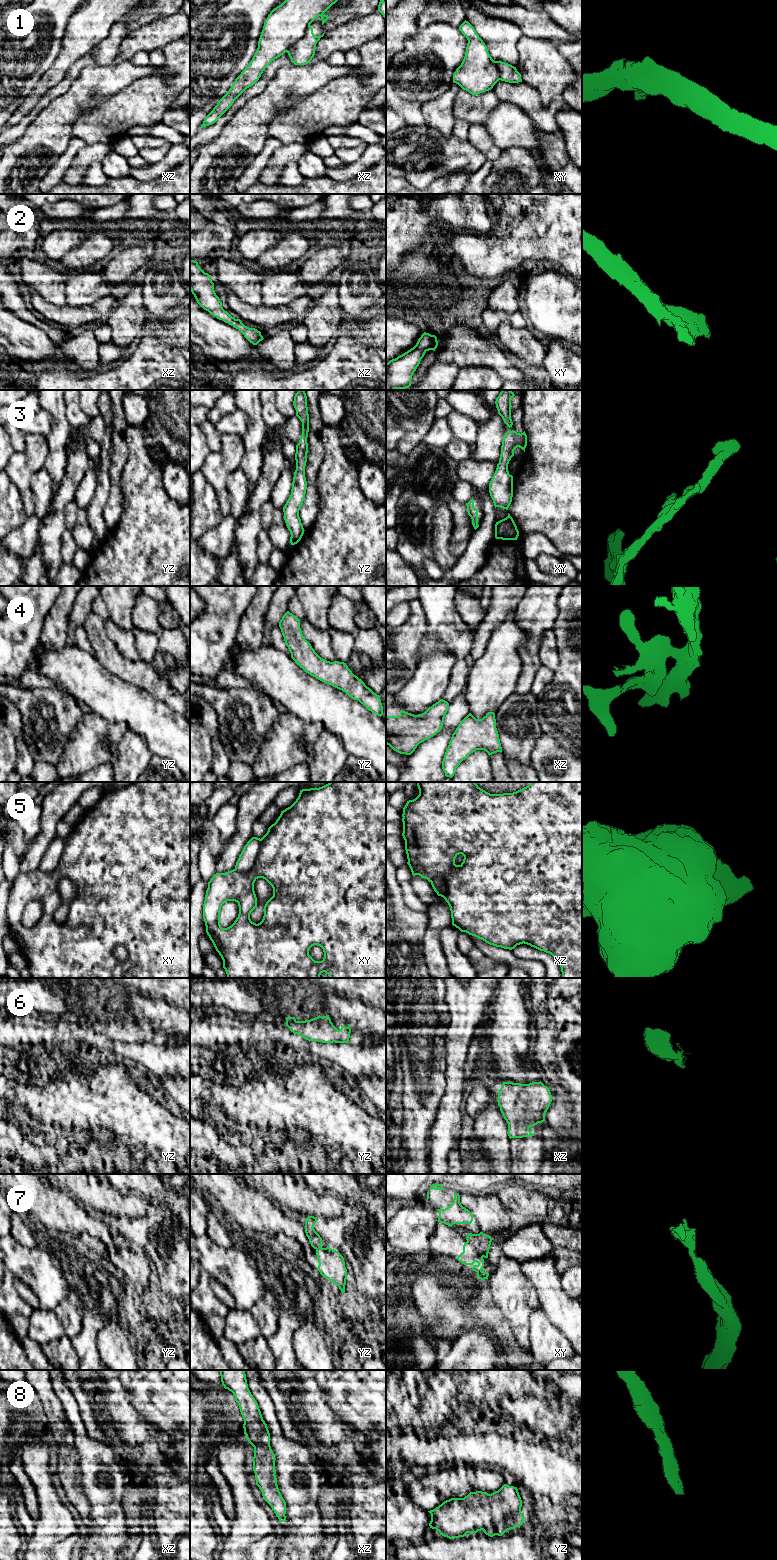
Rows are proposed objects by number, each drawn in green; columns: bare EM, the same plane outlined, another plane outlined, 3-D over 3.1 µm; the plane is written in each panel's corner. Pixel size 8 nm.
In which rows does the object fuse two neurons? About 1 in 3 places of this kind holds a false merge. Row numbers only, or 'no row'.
5, 7

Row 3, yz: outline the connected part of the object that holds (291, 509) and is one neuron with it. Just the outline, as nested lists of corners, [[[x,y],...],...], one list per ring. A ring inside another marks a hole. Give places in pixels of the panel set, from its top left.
[[[299,390],[295,394],[293,405],[296,410],[296,416],[302,422],[302,435],[299,443],[296,445],[296,470],[294,472],[291,495],[283,507],[284,520],[291,534],[291,545],[297,544],[305,531],[299,517],[299,510],[305,499],[307,489],[305,466],[308,453],[307,437],[309,432],[309,414],[307,396],[304,390]]]

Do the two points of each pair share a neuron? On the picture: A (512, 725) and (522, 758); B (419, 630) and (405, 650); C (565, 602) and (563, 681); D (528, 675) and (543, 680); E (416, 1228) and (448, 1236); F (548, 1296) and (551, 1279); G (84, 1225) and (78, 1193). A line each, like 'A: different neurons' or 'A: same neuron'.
A: same neuron
B: same neuron
C: same neuron
D: different neurons
E: different neurons
F: same neuron
G: different neurons

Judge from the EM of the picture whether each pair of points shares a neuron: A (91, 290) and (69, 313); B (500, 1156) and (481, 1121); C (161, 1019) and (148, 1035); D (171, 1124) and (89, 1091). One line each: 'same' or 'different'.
A: different
B: same
C: same
D: same

